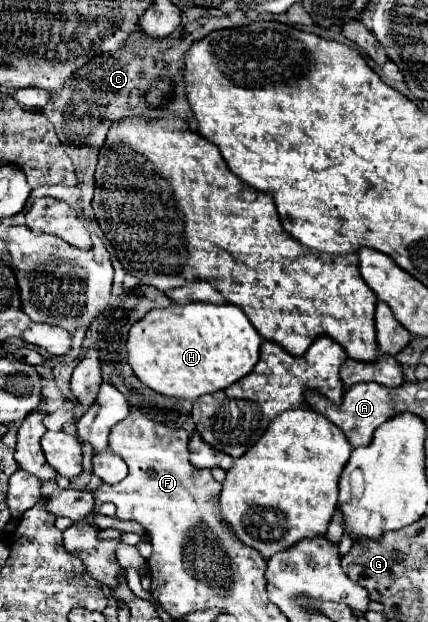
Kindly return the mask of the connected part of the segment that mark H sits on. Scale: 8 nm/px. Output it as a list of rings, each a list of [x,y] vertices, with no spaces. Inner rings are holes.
[[[192,301],[190,305],[168,305],[164,309],[148,311],[142,319],[138,319],[128,333],[126,349],[128,361],[134,369],[134,375],[156,393],[190,399],[196,401],[206,393],[216,393],[226,389],[228,385],[240,381],[248,375],[258,363],[258,349],[262,337],[250,323],[250,319],[242,313],[242,309],[224,303],[224,305],[202,305],[202,301]]]

